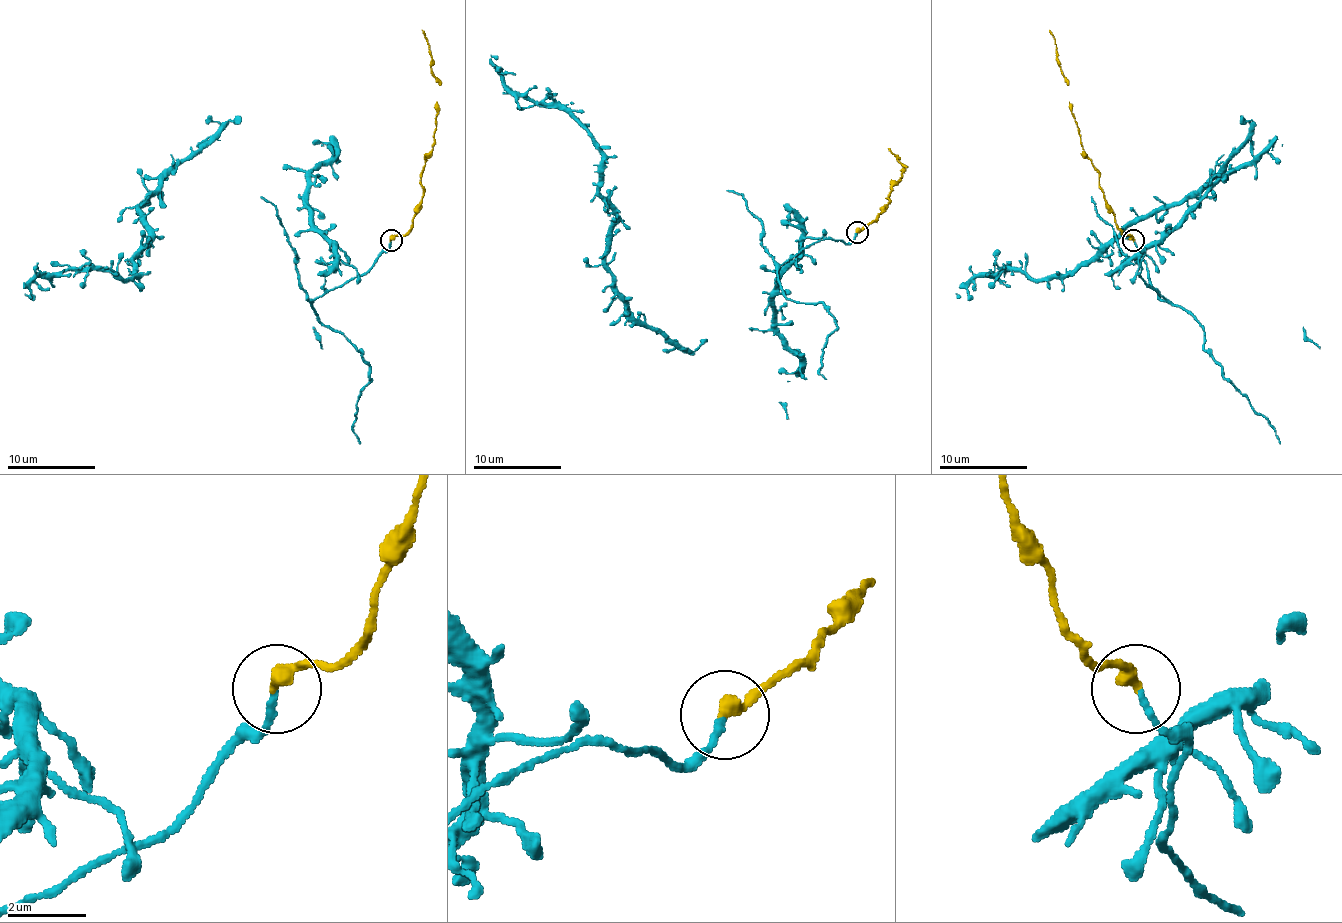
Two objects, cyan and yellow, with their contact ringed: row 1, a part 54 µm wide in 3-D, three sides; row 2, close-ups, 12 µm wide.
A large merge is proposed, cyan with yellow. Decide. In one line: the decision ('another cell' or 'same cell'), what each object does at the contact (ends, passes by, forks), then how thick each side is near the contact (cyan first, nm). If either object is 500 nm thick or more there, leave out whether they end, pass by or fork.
same cell; cyan ends there; yellow ends there; 160 nm thick on the cyan side, 360 nm on the other

